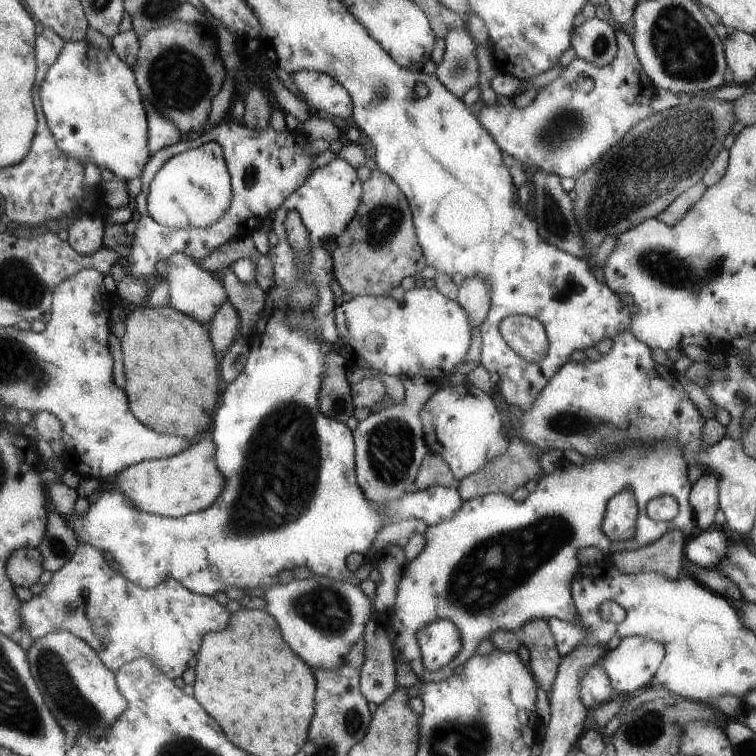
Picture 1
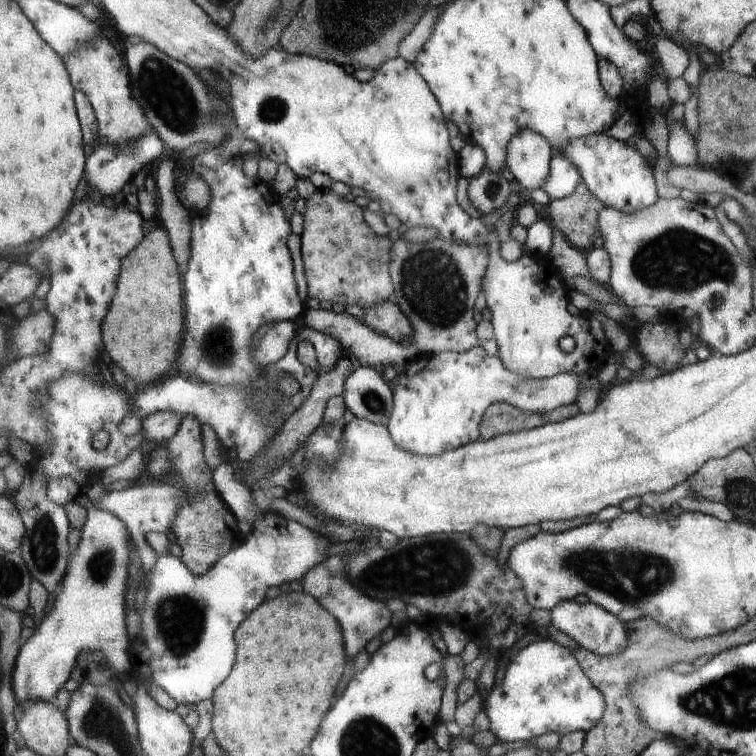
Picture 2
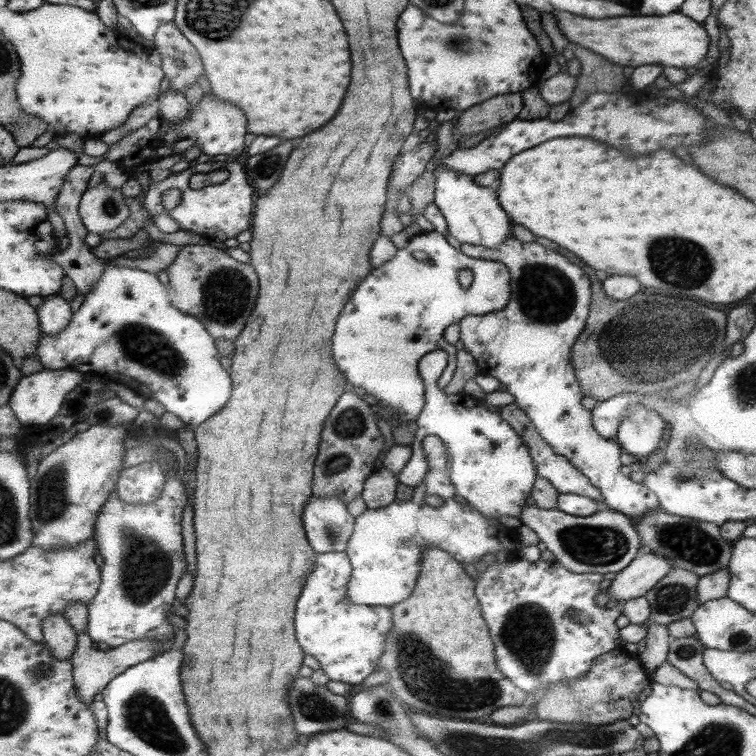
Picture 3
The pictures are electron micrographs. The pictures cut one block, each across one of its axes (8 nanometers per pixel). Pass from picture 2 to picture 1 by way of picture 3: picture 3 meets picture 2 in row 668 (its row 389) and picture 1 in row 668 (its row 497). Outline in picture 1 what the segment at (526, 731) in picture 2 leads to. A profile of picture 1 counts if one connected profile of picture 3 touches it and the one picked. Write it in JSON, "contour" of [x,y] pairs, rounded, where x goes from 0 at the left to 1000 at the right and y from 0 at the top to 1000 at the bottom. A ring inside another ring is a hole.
{"contour":[[[827,843],[813,860],[803,857],[792,878],[800,888],[808,913],[815,919],[829,921],[864,902],[865,892],[880,870],[880,856],[870,849],[845,843]]]}

